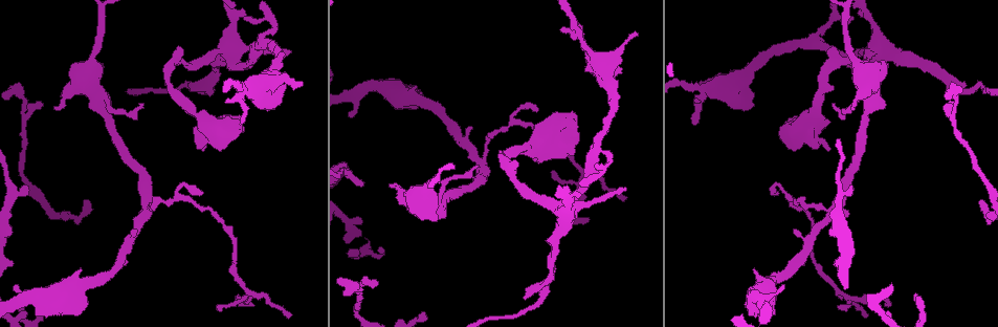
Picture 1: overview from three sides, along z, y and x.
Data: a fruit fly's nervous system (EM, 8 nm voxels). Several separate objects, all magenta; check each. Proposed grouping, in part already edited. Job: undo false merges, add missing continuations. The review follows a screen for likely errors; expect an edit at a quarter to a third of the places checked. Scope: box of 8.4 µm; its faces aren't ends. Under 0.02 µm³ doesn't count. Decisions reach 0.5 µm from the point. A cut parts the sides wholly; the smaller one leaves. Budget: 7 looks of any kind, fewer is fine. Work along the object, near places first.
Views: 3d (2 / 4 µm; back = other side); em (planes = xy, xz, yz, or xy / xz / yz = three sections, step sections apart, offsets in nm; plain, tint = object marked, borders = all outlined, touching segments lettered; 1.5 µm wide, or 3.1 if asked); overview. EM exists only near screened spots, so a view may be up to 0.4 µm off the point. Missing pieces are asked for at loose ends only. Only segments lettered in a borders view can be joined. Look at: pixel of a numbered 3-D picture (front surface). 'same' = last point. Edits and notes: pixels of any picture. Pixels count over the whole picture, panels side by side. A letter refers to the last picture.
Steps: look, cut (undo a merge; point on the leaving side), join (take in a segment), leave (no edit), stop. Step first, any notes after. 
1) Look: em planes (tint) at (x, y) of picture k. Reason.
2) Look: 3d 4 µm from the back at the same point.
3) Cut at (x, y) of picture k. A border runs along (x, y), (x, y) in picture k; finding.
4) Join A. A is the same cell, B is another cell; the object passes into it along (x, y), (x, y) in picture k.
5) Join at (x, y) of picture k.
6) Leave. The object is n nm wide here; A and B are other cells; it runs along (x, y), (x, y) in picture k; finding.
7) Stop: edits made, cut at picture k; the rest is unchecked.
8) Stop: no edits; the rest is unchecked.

Look: em planes (tint) at (217, 307) of picture 1. Tapers out.

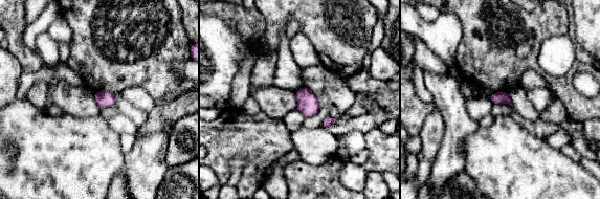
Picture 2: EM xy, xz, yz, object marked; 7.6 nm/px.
Look: em planes (borders) at the same point. What lies round it.

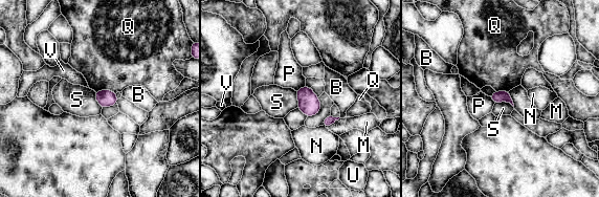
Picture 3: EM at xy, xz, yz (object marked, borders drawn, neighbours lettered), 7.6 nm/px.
Leave. The object is 80 nm wide here; B, M, N, P, Q, S, U and V are other cells; a border runs along (494, 103), (508, 102), (513, 107) in picture 3; none of them fits.

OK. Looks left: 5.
Look: em yz step 8 (borders) at (290, 314) of picture 1. An open end.

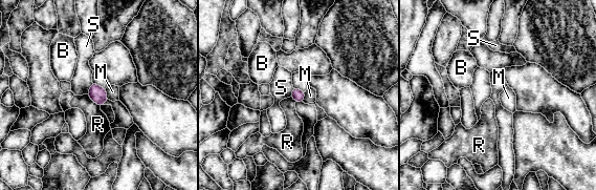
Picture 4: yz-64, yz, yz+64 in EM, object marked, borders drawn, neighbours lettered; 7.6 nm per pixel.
Look: em planes (borders) at the same point. Another direction.

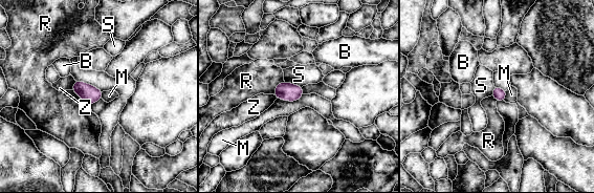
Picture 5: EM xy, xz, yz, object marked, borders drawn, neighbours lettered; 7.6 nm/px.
Leave. The longest contact is with M, 220 nm; B, M, R, S and Z are other cells; a border runs along (303, 94), (293, 101), (277, 99) in picture 5; no lettered segment goes on from it.

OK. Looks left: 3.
Look: em planes (borders) at (225, 101) of picture 1. An open end.

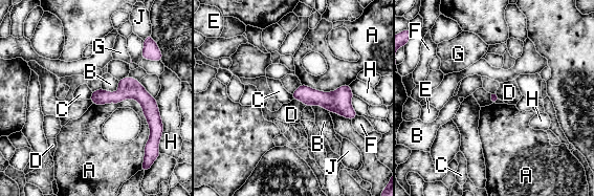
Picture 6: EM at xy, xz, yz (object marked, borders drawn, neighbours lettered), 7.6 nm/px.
Leave. A, B, C, D, E, F, G, H and J are other cells; a border runs along (92, 92), (90, 99) in picture 6; none of them fits.

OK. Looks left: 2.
Stop: no edits; the rest is unchecked.

